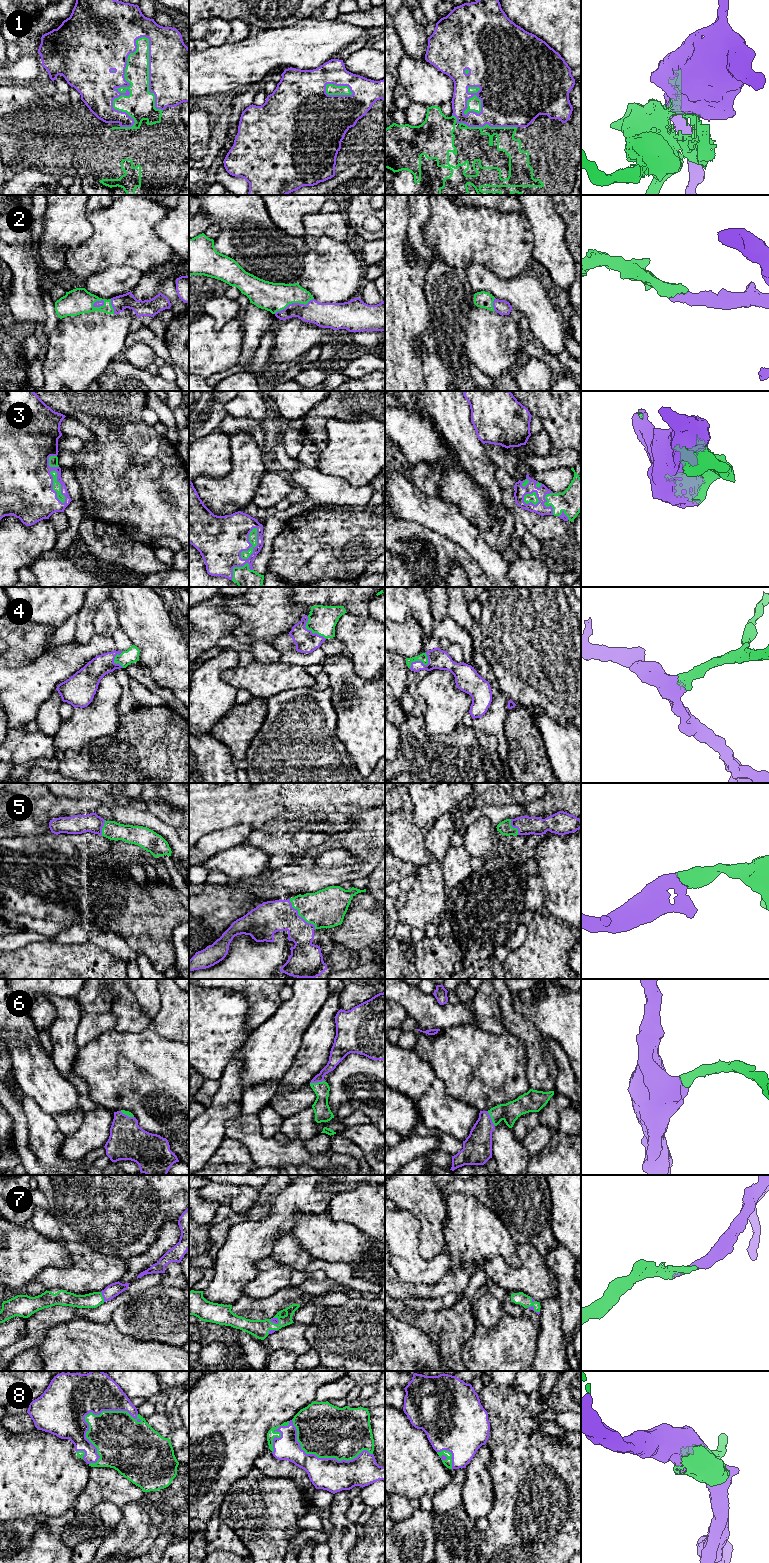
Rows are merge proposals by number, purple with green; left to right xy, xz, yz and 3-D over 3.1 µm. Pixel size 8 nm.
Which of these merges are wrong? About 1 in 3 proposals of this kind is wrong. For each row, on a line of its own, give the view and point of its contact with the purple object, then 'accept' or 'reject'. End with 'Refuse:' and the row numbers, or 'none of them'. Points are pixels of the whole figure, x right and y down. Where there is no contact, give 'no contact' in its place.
1: contact xy (127, 89); reject
2: contact xz (293, 303); accept
3: contact xz (257, 545); accept
4: contact xz (311, 631); accept
5: contact xz (298, 915); accept
6: contact xz (317, 1082); accept
7: contact xy (103, 1297); accept
8: contact xy (86, 1414); accept
Refuse: 1

